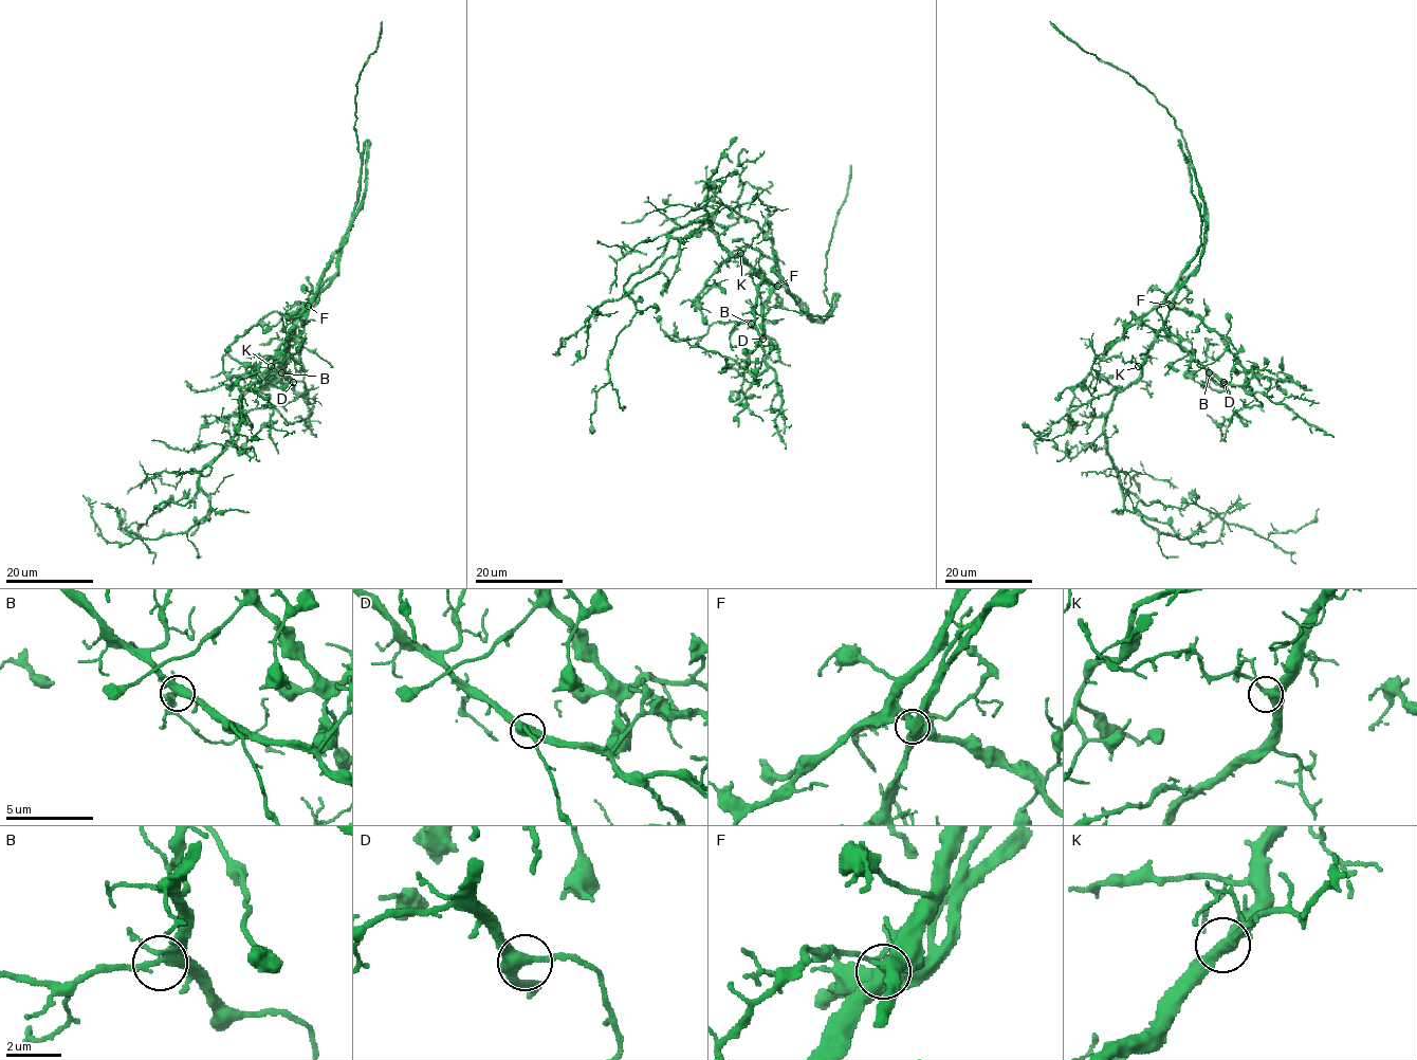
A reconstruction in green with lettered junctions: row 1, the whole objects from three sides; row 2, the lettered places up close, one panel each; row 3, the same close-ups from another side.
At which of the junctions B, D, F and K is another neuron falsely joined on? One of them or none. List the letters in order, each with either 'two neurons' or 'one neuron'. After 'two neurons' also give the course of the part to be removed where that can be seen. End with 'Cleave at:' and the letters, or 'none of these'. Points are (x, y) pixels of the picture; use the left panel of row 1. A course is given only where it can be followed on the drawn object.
B: one neuron
D: one neuron
F: one neuron
K: one neuron
Cleave at: none of these

